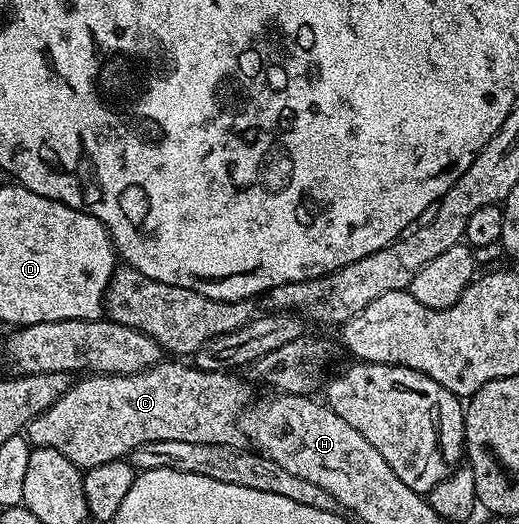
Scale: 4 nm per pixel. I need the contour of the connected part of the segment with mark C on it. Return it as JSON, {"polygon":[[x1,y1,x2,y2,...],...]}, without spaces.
{"polygon":[[162,362,151,368,144,368,130,376,106,376,89,374,78,382,70,383,66,392,43,414,39,414,27,426,30,445,38,448,59,450,71,463,82,470,103,466,103,462,120,460,133,449,149,442,170,440,171,442,211,442,212,444,233,444,233,435,239,432,239,417,250,403,250,385,232,371,204,372,202,368,185,362]]}

